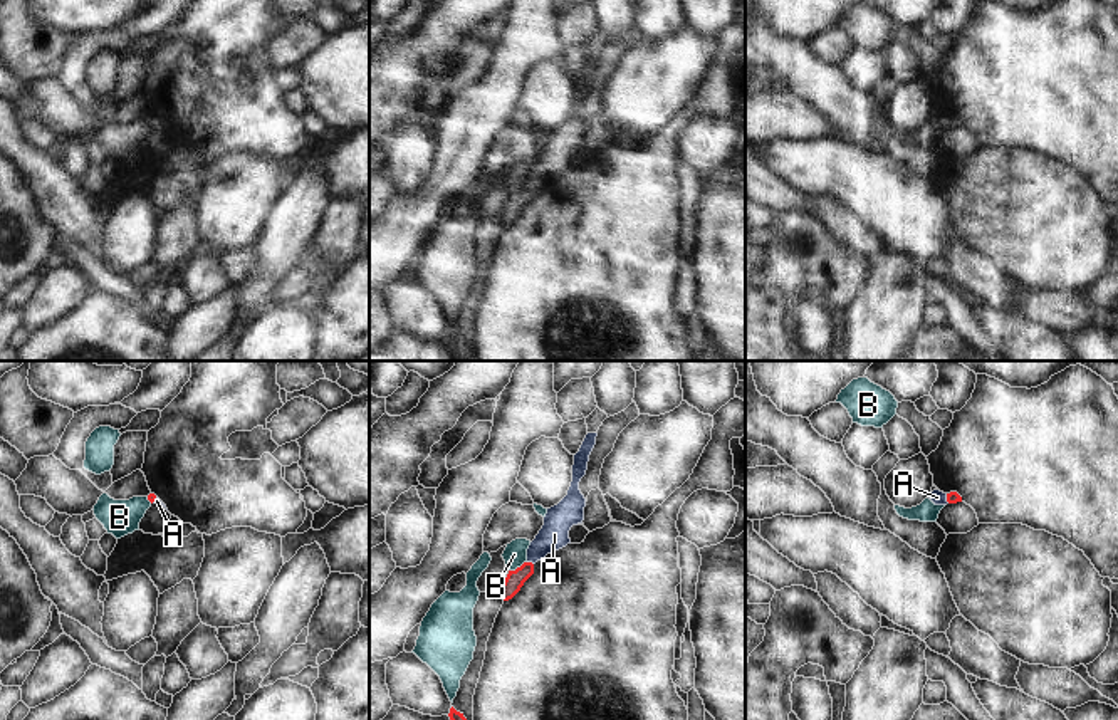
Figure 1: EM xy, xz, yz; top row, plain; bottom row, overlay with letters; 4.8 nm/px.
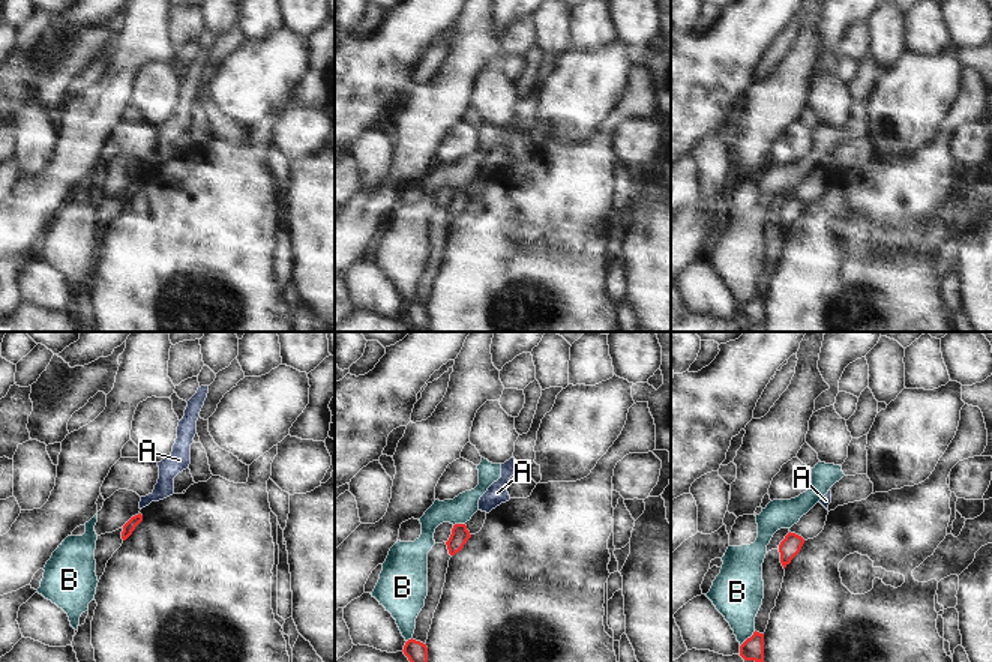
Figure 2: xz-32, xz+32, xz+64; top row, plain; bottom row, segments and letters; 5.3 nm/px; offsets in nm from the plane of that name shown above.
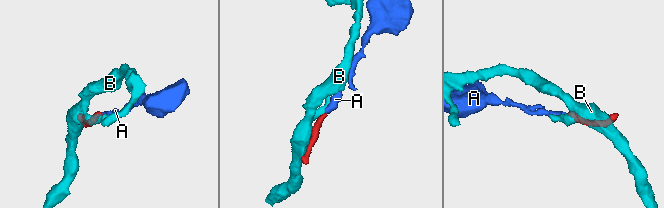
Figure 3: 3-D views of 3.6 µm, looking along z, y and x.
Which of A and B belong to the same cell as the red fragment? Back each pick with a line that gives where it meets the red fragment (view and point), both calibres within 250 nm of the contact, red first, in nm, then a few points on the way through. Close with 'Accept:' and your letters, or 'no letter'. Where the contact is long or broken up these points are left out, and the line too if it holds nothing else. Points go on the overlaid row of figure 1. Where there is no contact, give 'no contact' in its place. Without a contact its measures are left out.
A: contact xz (531, 563); calibres 90 and 140 nm; way xz (514, 581), (531, 563), (554, 534)
Accept: A

